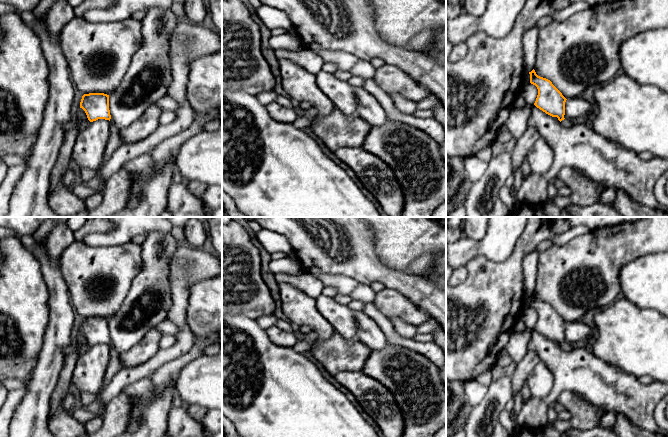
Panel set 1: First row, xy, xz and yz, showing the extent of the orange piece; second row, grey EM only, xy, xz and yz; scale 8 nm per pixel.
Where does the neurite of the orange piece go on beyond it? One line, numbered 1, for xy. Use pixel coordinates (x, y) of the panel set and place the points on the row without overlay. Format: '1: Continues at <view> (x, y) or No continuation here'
1: No continuation here

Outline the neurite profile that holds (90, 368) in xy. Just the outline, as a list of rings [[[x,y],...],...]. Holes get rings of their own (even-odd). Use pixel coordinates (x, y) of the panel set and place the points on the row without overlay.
[[[98,343],[78,357],[71,378],[80,393],[98,394],[104,385],[104,376],[109,364],[110,345]]]

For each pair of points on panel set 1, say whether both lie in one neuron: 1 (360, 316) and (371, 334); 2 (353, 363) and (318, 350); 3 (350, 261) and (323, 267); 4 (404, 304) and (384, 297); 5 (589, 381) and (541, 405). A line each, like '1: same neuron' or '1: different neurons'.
1: same neuron
2: same neuron
3: same neuron
4: same neuron
5: same neuron

